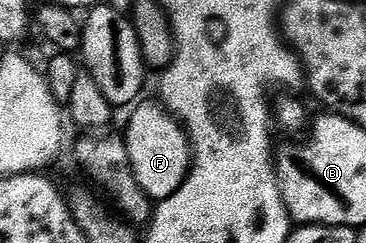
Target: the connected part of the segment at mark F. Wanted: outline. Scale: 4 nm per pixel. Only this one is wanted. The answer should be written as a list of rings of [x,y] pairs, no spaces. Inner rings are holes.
[[[141,102],[135,108],[137,111],[129,117],[128,135],[123,136],[124,143],[128,147],[128,160],[138,185],[148,194],[149,199],[153,201],[169,199],[188,177],[192,166],[192,145],[183,127],[180,126],[180,121],[163,106],[155,102],[143,103]]]

